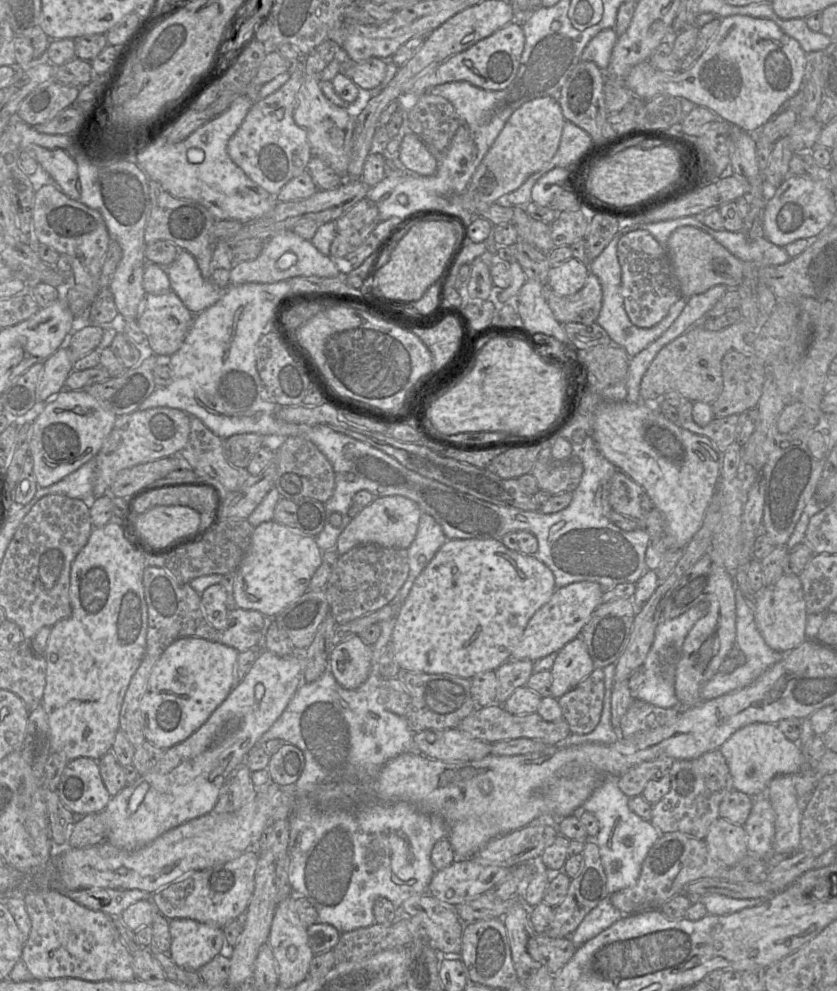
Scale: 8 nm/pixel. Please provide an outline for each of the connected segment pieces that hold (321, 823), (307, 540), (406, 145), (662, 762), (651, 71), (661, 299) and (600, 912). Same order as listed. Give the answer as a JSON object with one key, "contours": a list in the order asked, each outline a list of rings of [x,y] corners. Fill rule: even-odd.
{"contours":[[[[422,512],[416,537],[407,549],[408,577],[393,600],[377,610],[381,633],[371,646],[371,670],[366,681],[357,689],[347,690],[341,687],[331,671],[327,670],[316,681],[303,682],[281,716],[258,742],[258,745],[264,745],[271,739],[279,739],[298,747],[304,754],[304,769],[293,786],[294,810],[290,816],[287,848],[290,859],[289,880],[294,896],[303,896],[315,907],[318,913],[317,923],[329,924],[340,934],[373,925],[375,923],[373,905],[377,898],[386,898],[393,905],[401,906],[403,901],[412,896],[427,894],[435,873],[430,861],[432,848],[438,841],[447,839],[447,826],[439,816],[420,811],[405,801],[394,803],[376,801],[370,793],[371,783],[387,762],[403,753],[418,753],[414,747],[414,733],[404,718],[387,711],[378,701],[382,678],[377,673],[377,664],[387,644],[392,641],[398,614],[415,580],[446,541],[447,537],[439,523],[431,515]],[[326,782],[343,783],[347,786],[348,795],[343,801],[343,807],[320,809],[310,802],[308,794],[317,785]]],[[[274,520],[259,524],[236,570],[233,592],[237,607],[276,617],[309,591],[310,580],[322,563],[322,553],[315,537],[296,532]]],[[[412,131],[404,136],[398,154],[401,164],[409,171],[422,176],[435,174],[437,159],[428,146]]],[[[658,758],[642,762],[627,770],[619,777],[618,786],[629,798],[642,795],[649,780],[668,774],[672,765],[671,759]]],[[[731,15],[721,24],[706,50],[685,71],[664,72],[644,61],[631,68],[625,86],[642,100],[660,95],[686,98],[740,129],[755,133],[802,88],[806,53],[772,20]]],[[[635,230],[622,236],[617,245],[617,256],[621,267],[621,294],[623,297],[624,309],[631,323],[639,328],[651,328],[658,324],[669,312],[671,306],[676,303],[682,296],[678,288],[678,283],[674,276],[672,265],[667,255],[666,246],[660,245],[657,240],[645,230]]],[[[607,896],[584,917],[569,938],[578,948],[610,927],[623,916],[624,915],[611,904]]]]}

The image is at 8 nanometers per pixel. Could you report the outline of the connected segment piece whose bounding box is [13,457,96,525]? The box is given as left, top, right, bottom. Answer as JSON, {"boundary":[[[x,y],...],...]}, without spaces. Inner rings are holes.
{"boundary":[[[94,457],[59,482],[46,488],[39,487],[33,499],[13,514],[13,520],[16,520],[16,525],[22,522],[40,499],[50,494],[64,495],[69,498],[91,502],[93,500],[95,473],[96,460]]]}

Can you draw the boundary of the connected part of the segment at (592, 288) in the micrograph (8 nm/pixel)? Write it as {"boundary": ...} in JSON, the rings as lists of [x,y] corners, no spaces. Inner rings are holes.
{"boundary":[[[591,273],[582,289],[569,296],[555,294],[545,282],[544,297],[554,318],[560,324],[592,324],[596,322],[602,307],[602,288],[598,278]]]}

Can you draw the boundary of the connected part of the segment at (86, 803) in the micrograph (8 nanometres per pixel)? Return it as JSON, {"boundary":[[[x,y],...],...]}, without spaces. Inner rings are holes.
{"boundary":[[[88,757],[68,762],[57,792],[65,807],[84,815],[104,811],[112,797],[102,780],[98,761]]]}

